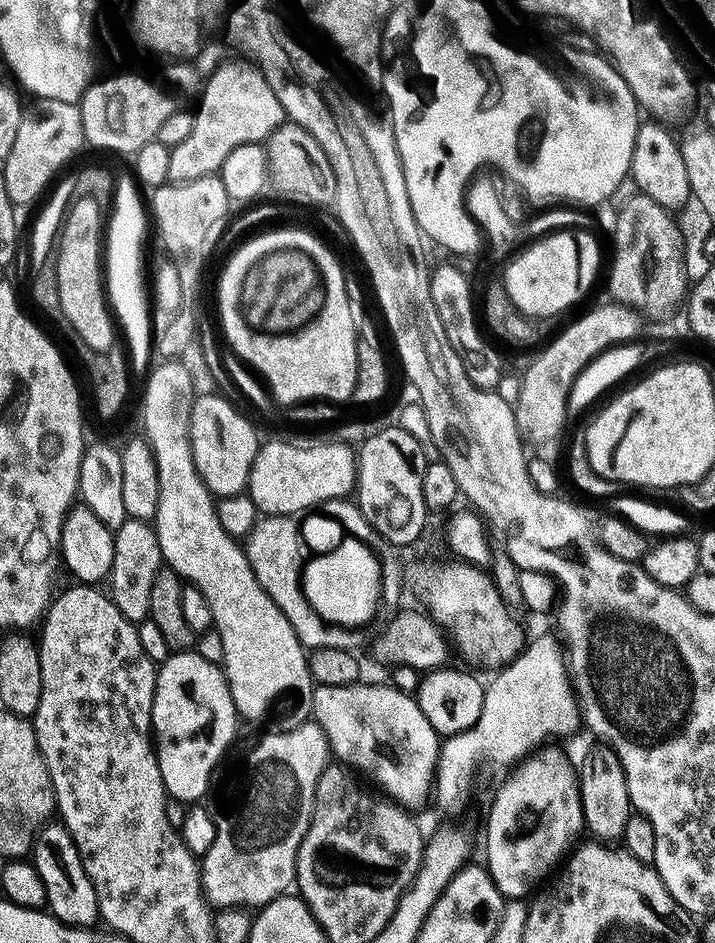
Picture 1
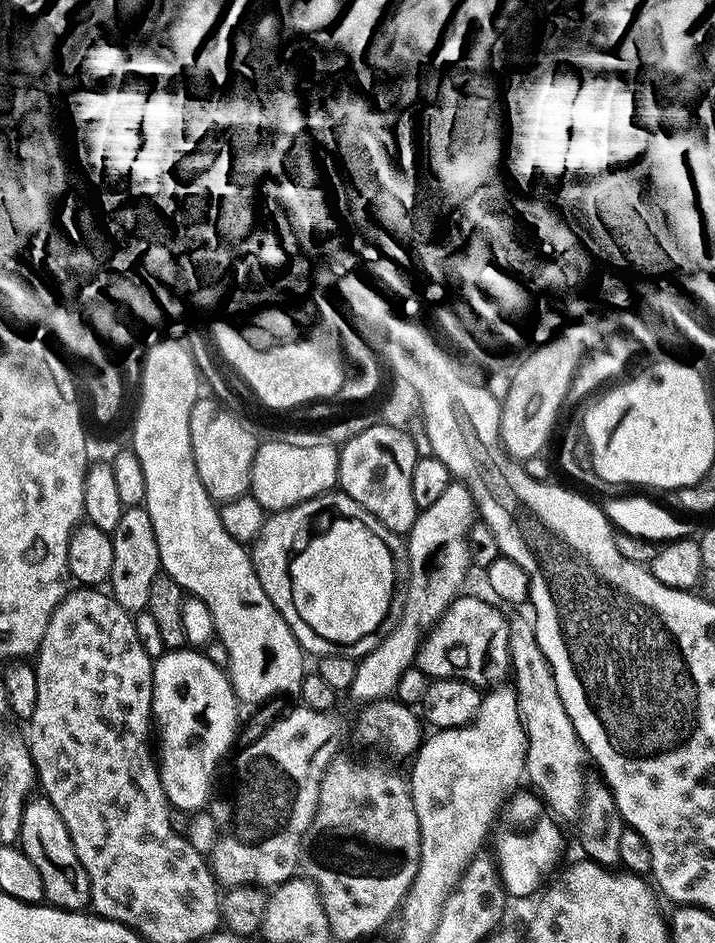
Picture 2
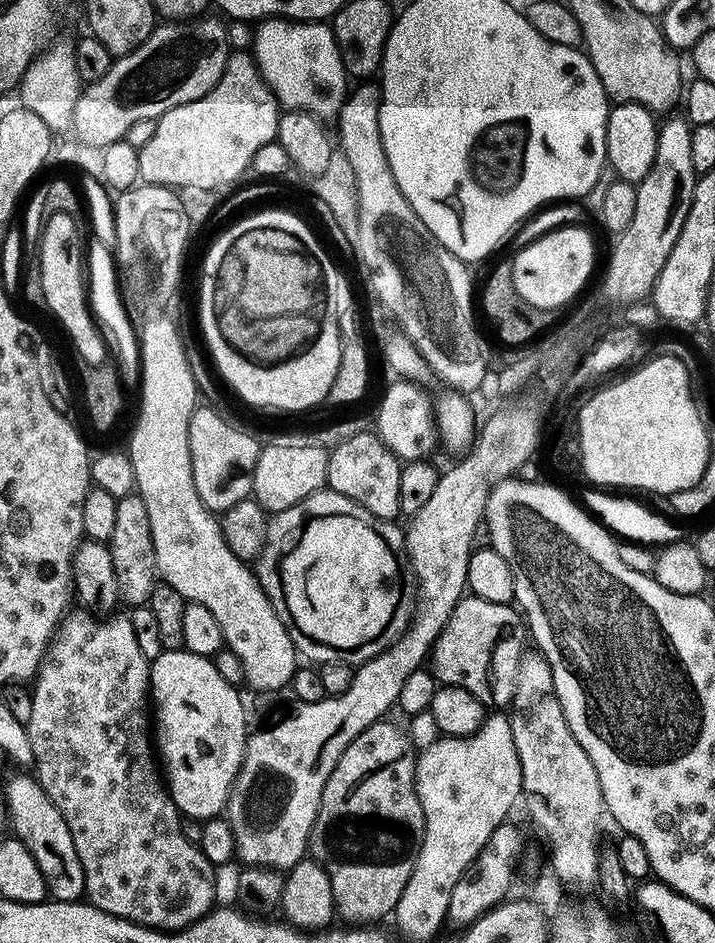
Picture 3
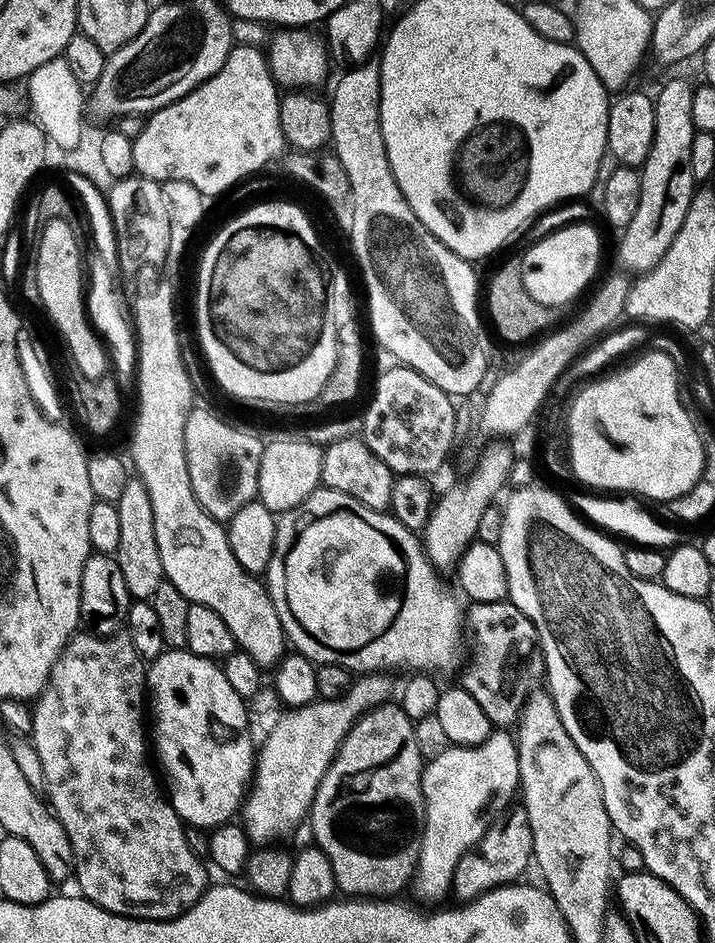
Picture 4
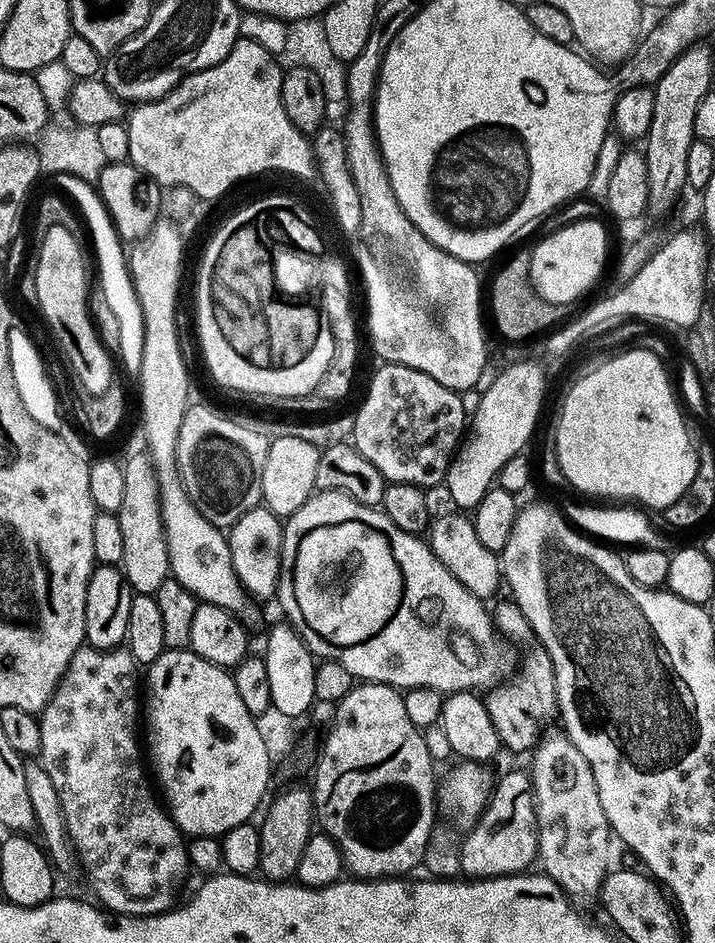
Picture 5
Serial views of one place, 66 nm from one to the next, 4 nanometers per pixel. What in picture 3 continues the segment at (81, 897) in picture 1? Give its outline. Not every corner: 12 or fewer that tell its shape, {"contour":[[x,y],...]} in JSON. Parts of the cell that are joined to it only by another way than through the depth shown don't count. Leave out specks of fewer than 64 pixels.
{"contour":[[32,774],[2,788],[15,839],[56,902],[84,896],[62,810]]}

